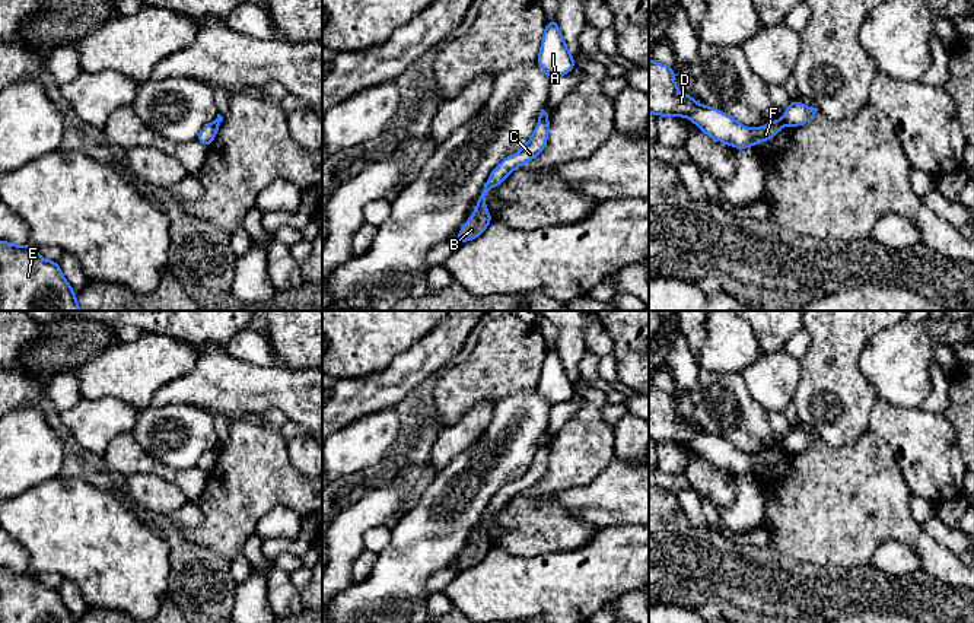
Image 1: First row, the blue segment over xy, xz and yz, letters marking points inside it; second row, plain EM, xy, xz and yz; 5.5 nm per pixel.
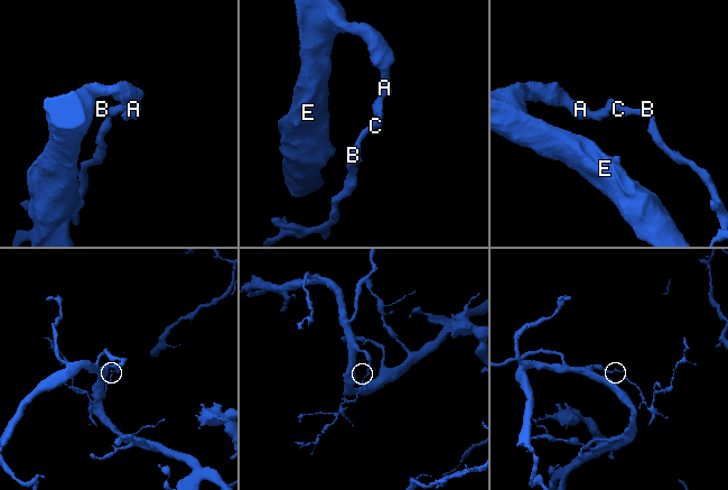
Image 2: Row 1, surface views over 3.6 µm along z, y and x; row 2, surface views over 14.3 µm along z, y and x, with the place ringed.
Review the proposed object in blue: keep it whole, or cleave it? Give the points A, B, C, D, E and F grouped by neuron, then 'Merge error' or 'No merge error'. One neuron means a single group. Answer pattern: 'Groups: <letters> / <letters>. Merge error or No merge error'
Groups: A D E F / B C. Merge error

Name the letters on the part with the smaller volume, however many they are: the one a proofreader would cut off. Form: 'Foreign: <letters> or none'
Foreign: B, C

